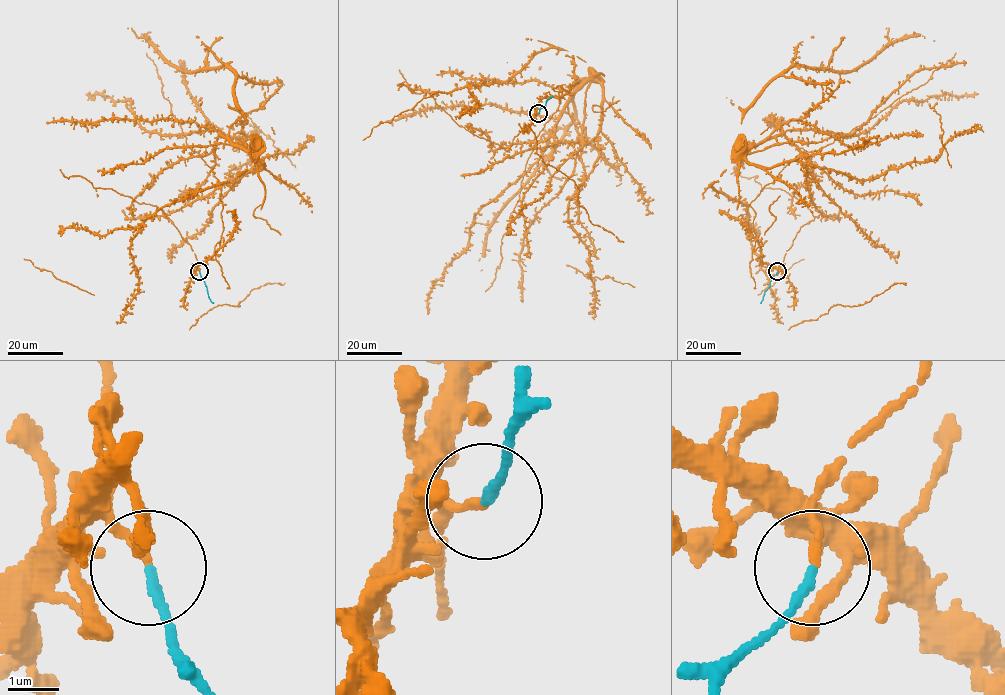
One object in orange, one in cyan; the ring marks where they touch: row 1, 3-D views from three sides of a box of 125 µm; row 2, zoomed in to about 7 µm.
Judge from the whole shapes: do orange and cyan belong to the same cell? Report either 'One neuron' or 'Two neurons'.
One neuron

